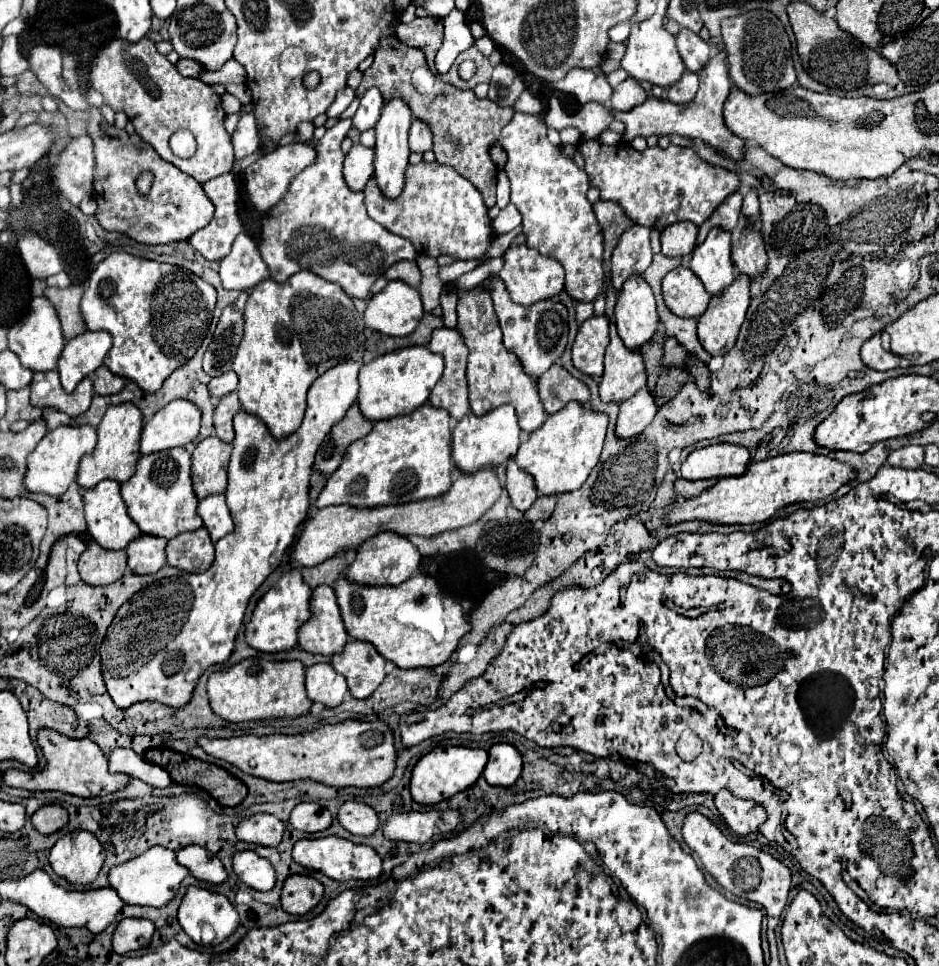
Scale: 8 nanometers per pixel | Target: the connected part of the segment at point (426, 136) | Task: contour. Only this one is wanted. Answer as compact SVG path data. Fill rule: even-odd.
M413 119L409 129L409 147L411 151L417 151L417 153L425 153L433 147L433 133L425 121Z

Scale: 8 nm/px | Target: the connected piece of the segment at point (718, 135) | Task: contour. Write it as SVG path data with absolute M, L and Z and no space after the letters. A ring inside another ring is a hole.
M719 49L717 55L713 55L707 65L703 69L697 71L699 75L699 91L695 95L693 101L689 103L673 103L673 101L665 101L665 99L657 99L657 97L649 97L645 103L633 107L631 111L613 111L613 119L623 121L625 123L625 137L623 141L631 143L633 137L641 135L641 137L651 137L651 135L683 135L683 137L691 137L691 139L703 139L705 143L713 145L715 149L723 151L725 155L729 155L731 159L739 159L743 155L743 139L739 139L737 135L733 135L725 123L723 123L723 101L729 95L731 89L731 79L727 73L727 57L725 57L725 49Z

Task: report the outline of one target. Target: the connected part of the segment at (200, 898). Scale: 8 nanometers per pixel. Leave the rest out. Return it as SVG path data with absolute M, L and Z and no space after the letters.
M195 885L187 887L185 897L177 911L177 919L183 931L195 943L201 943L199 935L201 935L203 923L213 927L215 943L221 943L239 925L239 915L225 895L213 893L213 891L195 887Z

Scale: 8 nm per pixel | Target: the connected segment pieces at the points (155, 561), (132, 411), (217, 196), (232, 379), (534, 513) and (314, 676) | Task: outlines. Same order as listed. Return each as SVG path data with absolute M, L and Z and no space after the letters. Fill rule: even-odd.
M155 535L135 537L125 549L129 555L129 569L137 575L157 573L167 563L165 545L167 541L163 537L155 537Z
M121 403L121 405L109 407L103 415L103 421L97 427L99 441L97 441L93 453L83 457L83 461L81 461L77 483L83 489L87 489L87 487L95 487L103 479L115 479L119 483L125 483L127 479L131 479L131 475L135 473L137 459L141 457L141 453L139 453L141 429L143 429L143 415L139 413L139 409L135 405Z
M233 173L227 175L219 175L207 183L203 183L203 189L207 193L207 197L213 201L215 205L215 215L211 219L211 223L203 229L199 229L197 233L193 233L189 237L189 245L199 251L205 259L209 261L221 261L229 251L231 251L231 243L233 239L243 231L243 223L239 219L239 207L237 207L237 185L235 185L235 177Z
M227 371L227 373L223 373L223 375L209 381L209 393L215 399L221 399L223 395L227 395L235 389L237 389L237 375L233 371Z
M539 495L535 499L535 503L525 511L525 519L527 521L537 521L537 519L551 517L555 501L557 501L557 497L543 497L543 495Z
M315 663L305 671L307 695L311 701L319 701L325 707L337 707L347 697L345 677L335 673L329 663Z

